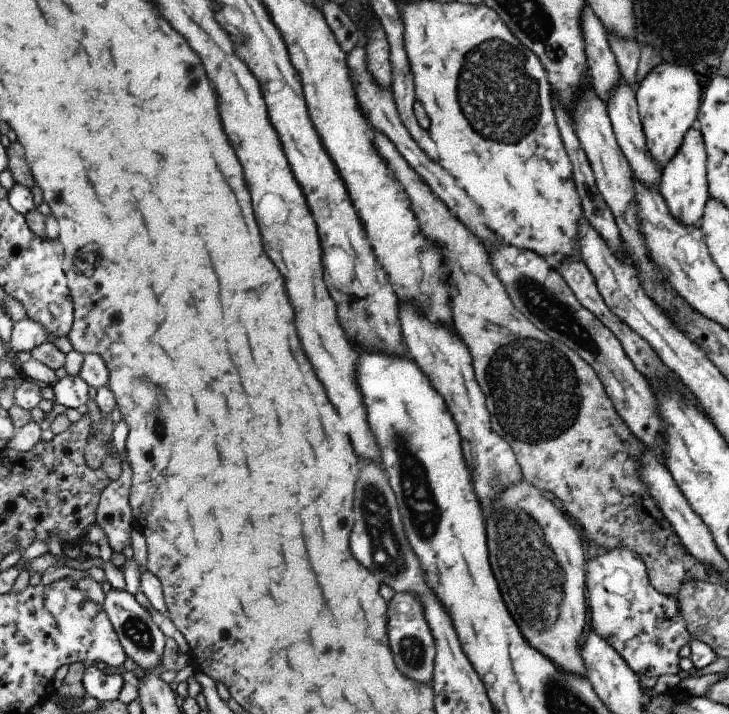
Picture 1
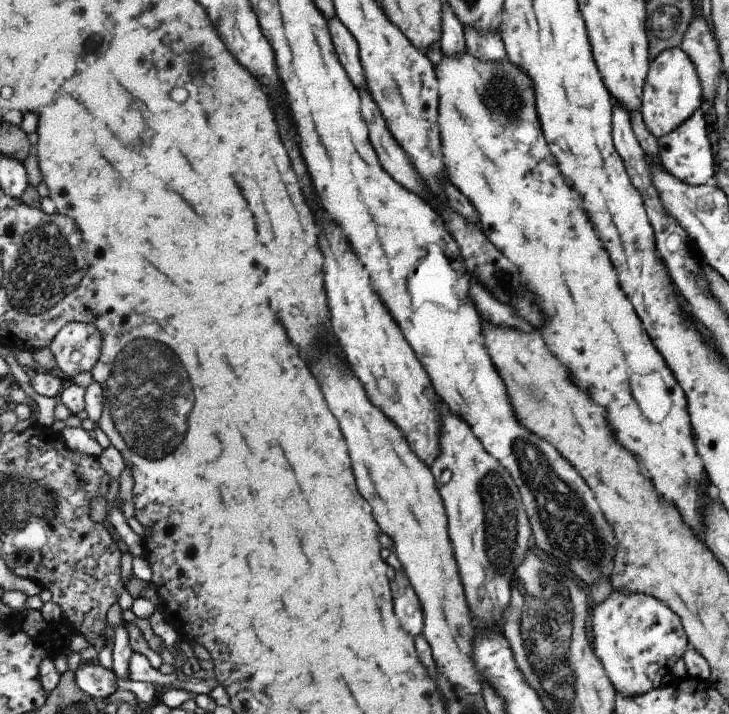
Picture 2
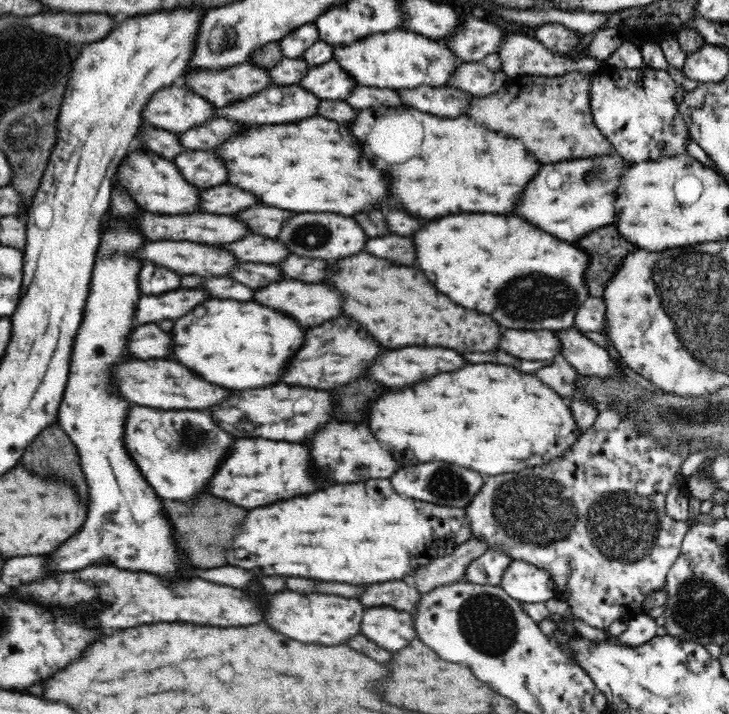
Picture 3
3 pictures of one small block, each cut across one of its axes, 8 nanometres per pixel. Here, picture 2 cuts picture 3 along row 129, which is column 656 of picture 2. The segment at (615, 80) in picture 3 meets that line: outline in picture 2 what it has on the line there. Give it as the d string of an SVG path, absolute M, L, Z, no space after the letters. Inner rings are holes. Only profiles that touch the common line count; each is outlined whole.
M613 590L591 612L593 654L603 664L615 692L623 696L639 696L661 686L661 678L671 674L669 668L689 648L689 640L679 616L661 600L647 594L631 594L629 590Z

